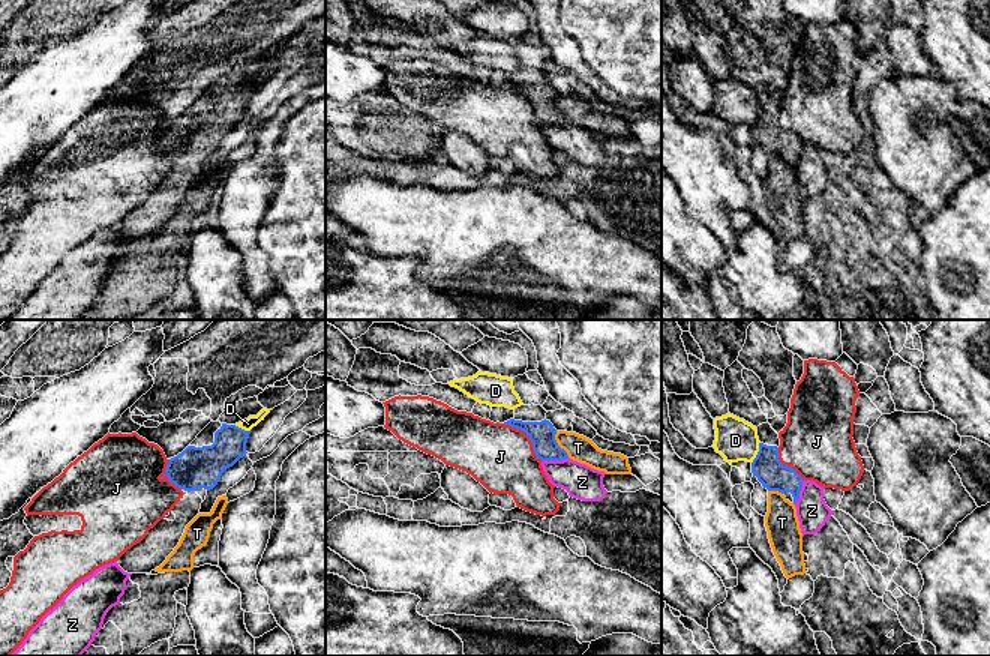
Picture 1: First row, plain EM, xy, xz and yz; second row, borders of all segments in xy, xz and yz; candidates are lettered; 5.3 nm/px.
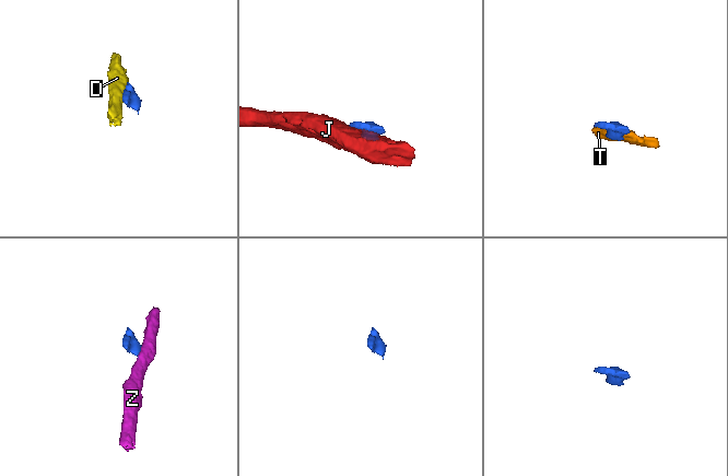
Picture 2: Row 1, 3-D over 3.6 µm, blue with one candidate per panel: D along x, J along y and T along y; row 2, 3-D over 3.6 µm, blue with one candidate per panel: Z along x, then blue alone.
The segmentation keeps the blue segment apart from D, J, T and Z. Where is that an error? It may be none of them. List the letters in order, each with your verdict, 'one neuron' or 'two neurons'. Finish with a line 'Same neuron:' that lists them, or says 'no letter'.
D: two neurons
J: two neurons
T: two neurons
Z: two neurons
Same neuron: no letter

